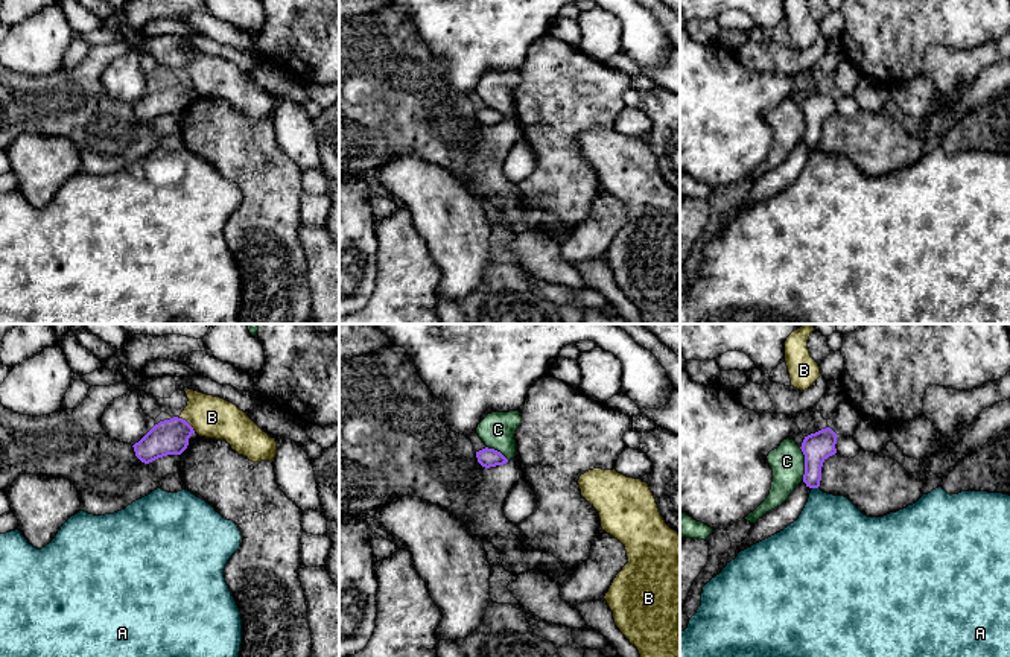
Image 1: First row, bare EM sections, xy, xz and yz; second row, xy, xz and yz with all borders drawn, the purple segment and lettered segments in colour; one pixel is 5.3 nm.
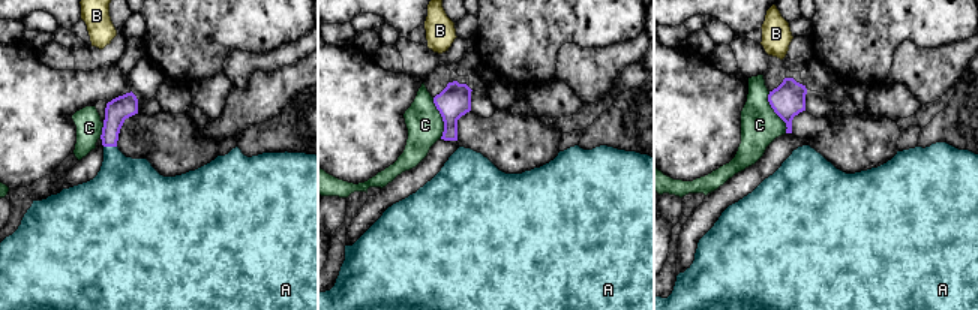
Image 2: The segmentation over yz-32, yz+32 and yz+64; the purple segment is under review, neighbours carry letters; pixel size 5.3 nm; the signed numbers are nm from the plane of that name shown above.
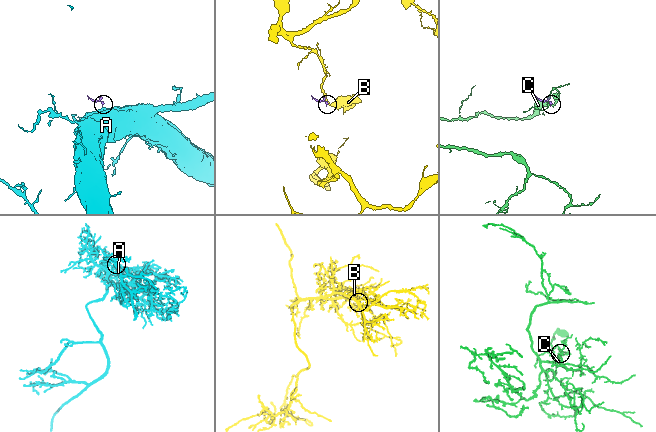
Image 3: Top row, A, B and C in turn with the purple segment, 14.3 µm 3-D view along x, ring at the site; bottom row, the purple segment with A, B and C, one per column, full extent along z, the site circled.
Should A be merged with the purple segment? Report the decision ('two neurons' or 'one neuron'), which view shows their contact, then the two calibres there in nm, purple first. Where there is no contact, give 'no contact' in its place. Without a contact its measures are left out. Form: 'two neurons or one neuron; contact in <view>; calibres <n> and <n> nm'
one neuron; contact in yz; calibres 150 and 380 nm

